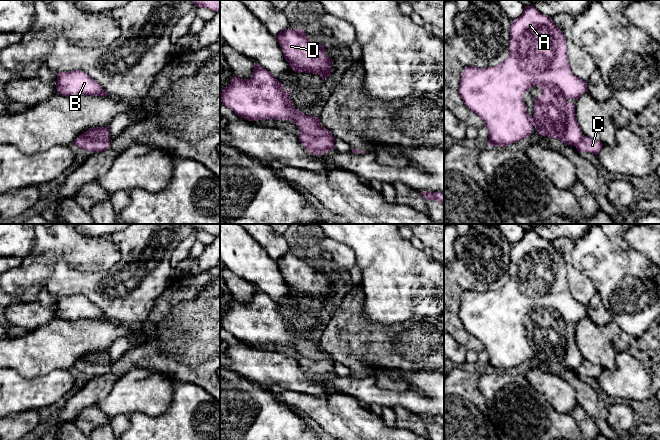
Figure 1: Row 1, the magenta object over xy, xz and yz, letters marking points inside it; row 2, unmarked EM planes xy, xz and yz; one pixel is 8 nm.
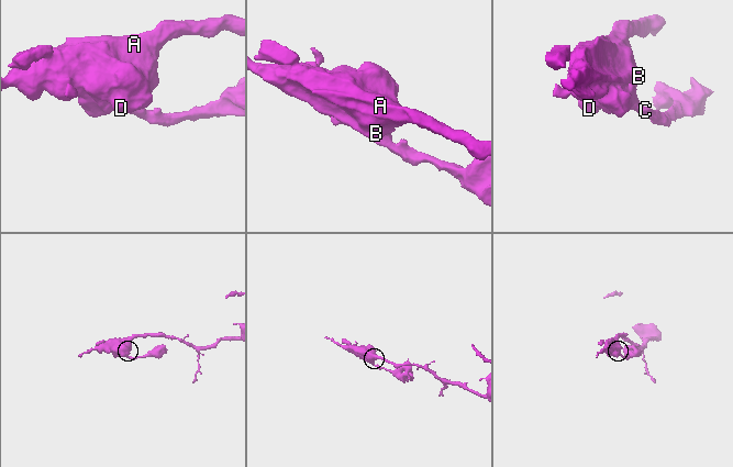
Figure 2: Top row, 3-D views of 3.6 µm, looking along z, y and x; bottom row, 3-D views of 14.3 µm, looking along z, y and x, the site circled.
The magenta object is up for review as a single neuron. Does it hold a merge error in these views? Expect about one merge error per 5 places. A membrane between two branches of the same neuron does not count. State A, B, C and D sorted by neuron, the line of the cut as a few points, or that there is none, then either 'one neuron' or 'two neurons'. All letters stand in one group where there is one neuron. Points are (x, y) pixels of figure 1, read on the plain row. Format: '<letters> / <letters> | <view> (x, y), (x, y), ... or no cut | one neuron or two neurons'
A B D / C | xy (79, 360), (85, 363), (109, 364) | two neurons

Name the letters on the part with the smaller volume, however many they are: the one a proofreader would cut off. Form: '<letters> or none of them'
C

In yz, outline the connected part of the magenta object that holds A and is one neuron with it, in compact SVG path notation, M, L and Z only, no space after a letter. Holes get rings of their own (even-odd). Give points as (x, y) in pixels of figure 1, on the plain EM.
M525 230L523 238L511 245L507 283L489 292L465 291L459 308L464 328L483 344L489 355L487 369L501 371L530 361L533 349L539 359L576 371L584 359L575 341L575 328L566 324L577 324L586 316L587 306L574 299L568 287L565 259L551 241L532 230ZM533 310L541 313L541 320L534 322L531 342L523 319Z

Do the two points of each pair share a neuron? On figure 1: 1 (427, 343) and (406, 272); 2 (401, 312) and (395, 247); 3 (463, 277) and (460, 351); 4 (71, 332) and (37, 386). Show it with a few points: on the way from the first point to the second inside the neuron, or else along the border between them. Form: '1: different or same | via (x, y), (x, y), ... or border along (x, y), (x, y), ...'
1: different | border along (424, 317), (433, 318)
2: same | via (400, 296), (400, 285), (395, 275), (395, 263)
3: different | border along (454, 339), (466, 350)
4: different | border along (67, 369), (53, 369), (30, 378), (20, 375)

